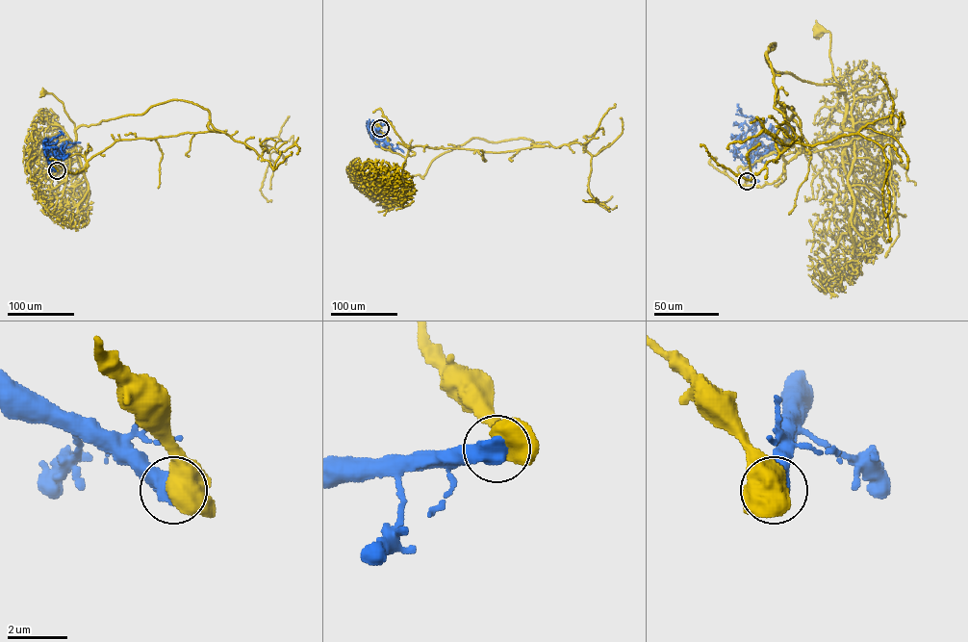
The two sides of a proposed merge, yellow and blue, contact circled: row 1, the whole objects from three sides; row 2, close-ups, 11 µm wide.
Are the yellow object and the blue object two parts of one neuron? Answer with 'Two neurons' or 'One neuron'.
Two neurons

